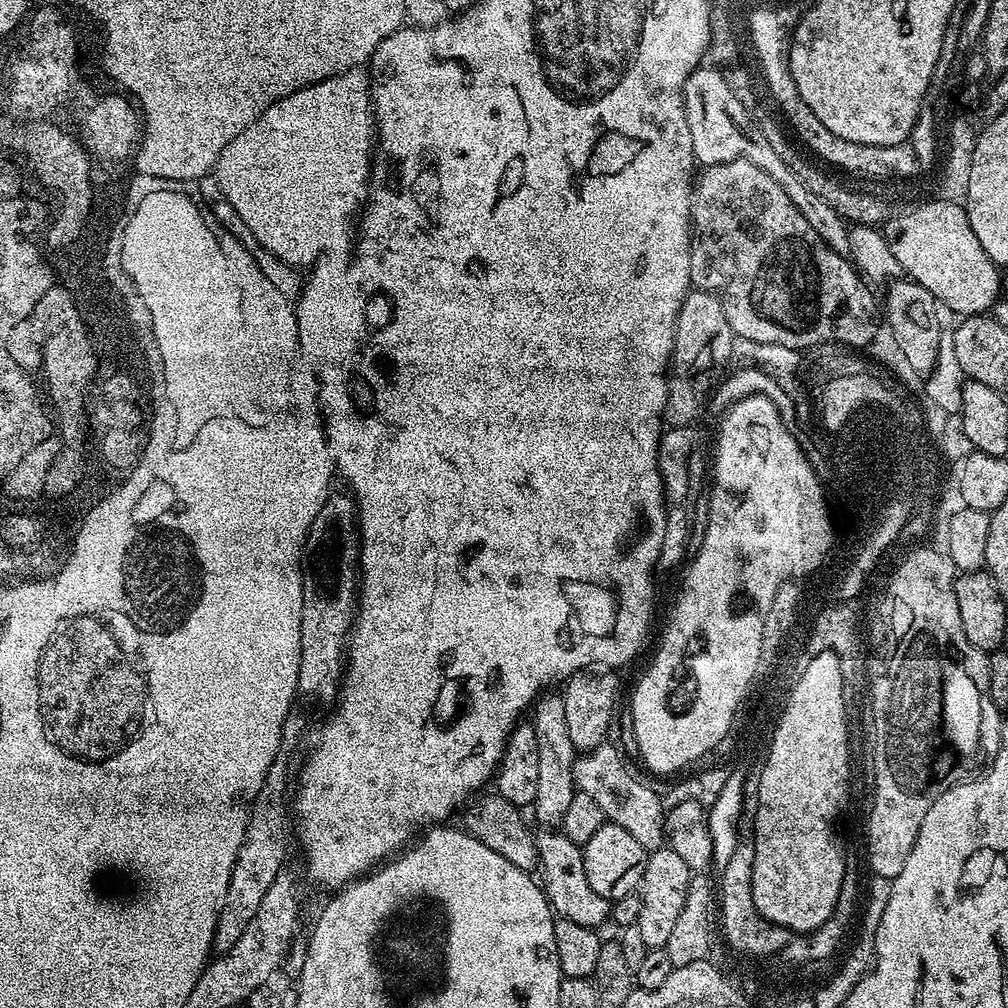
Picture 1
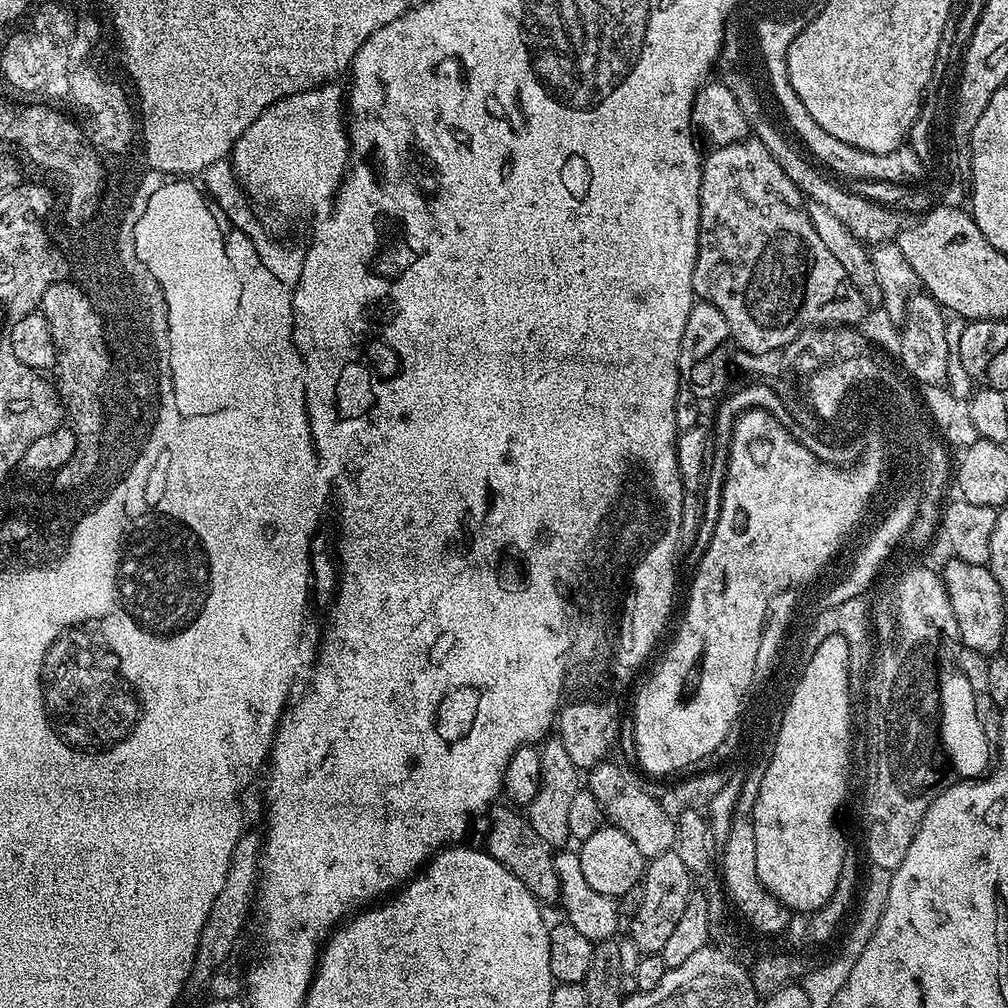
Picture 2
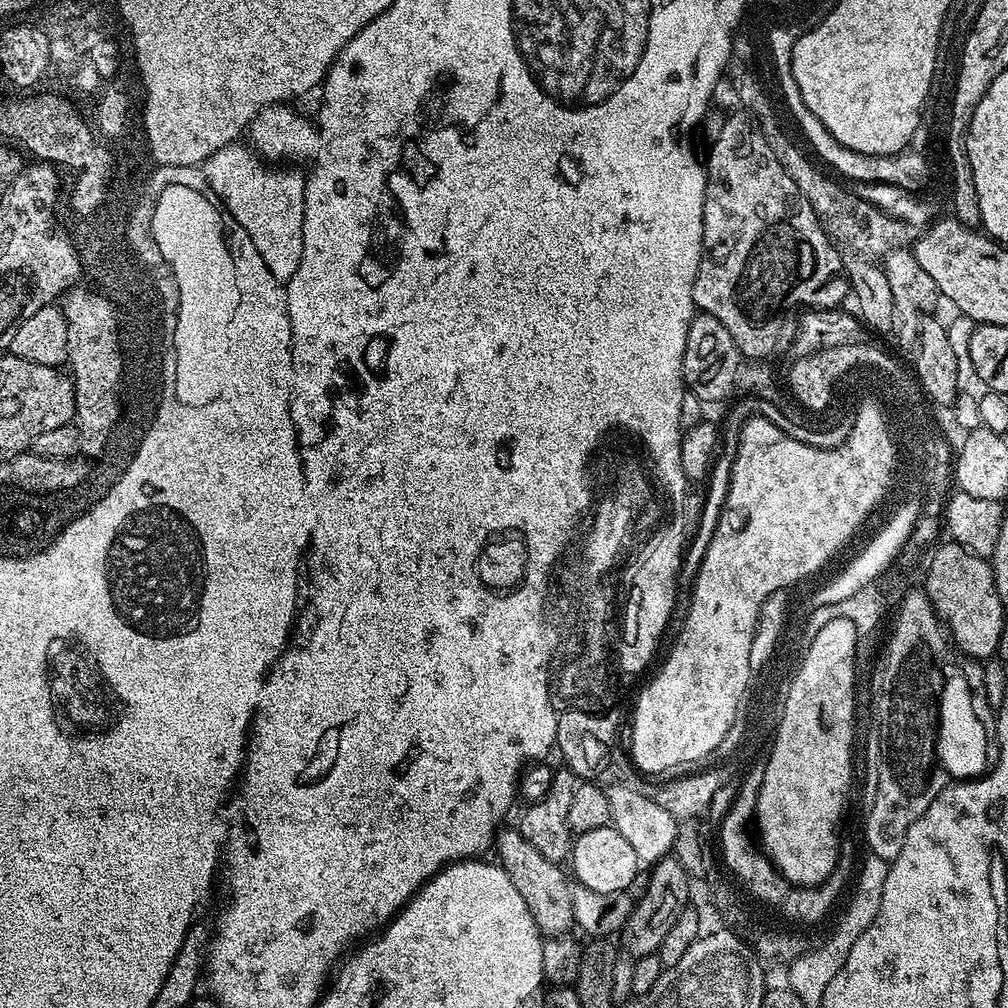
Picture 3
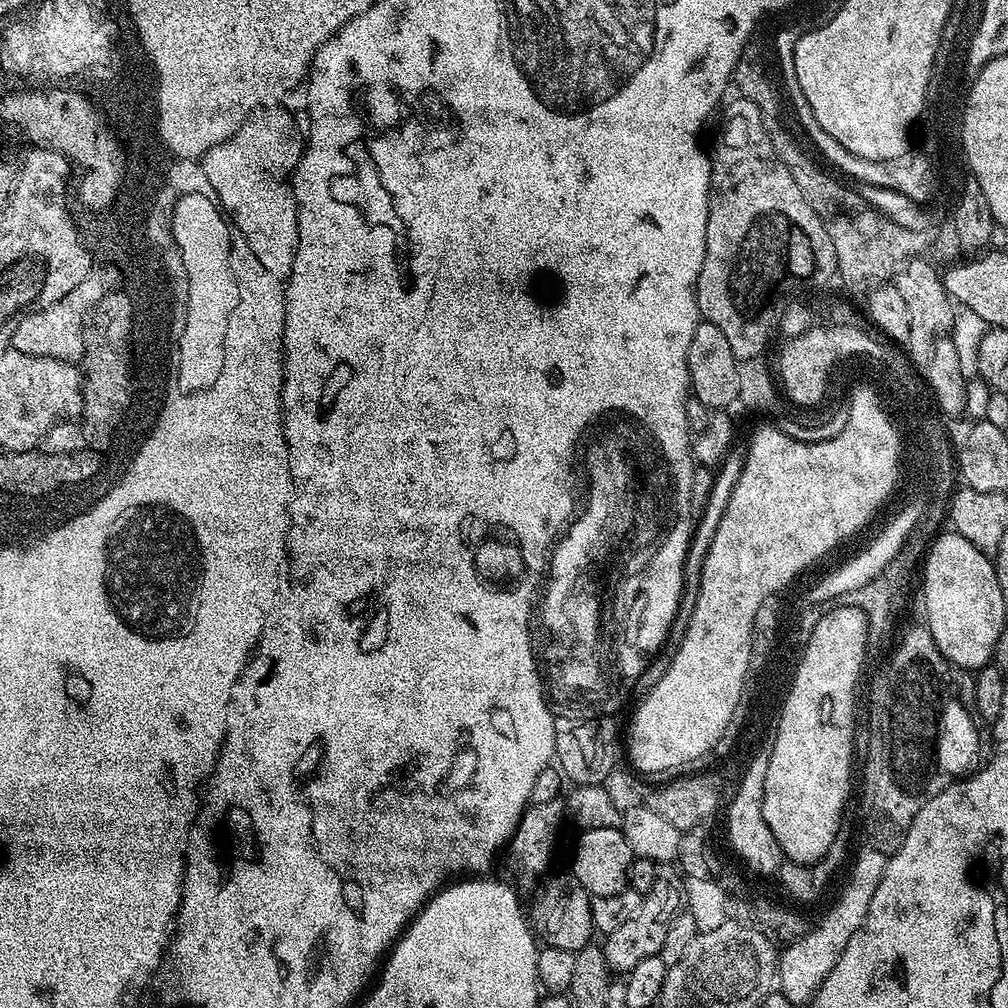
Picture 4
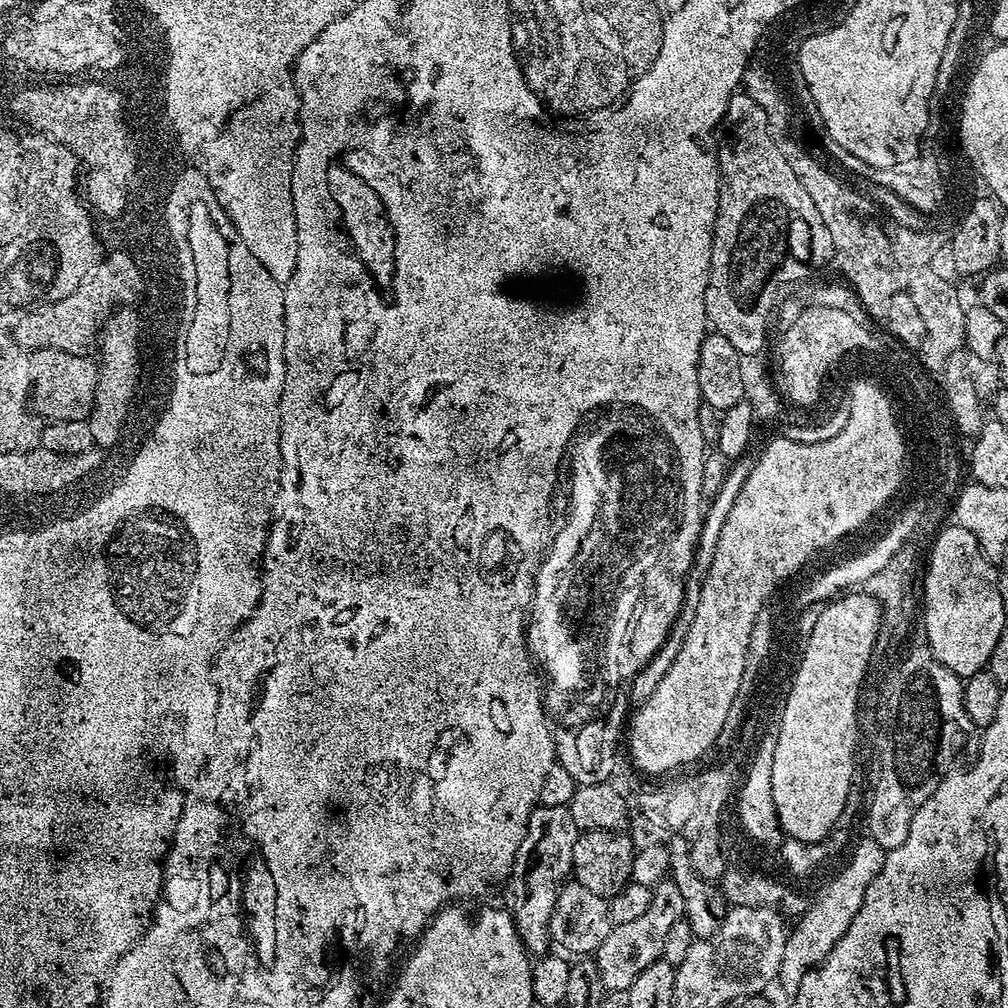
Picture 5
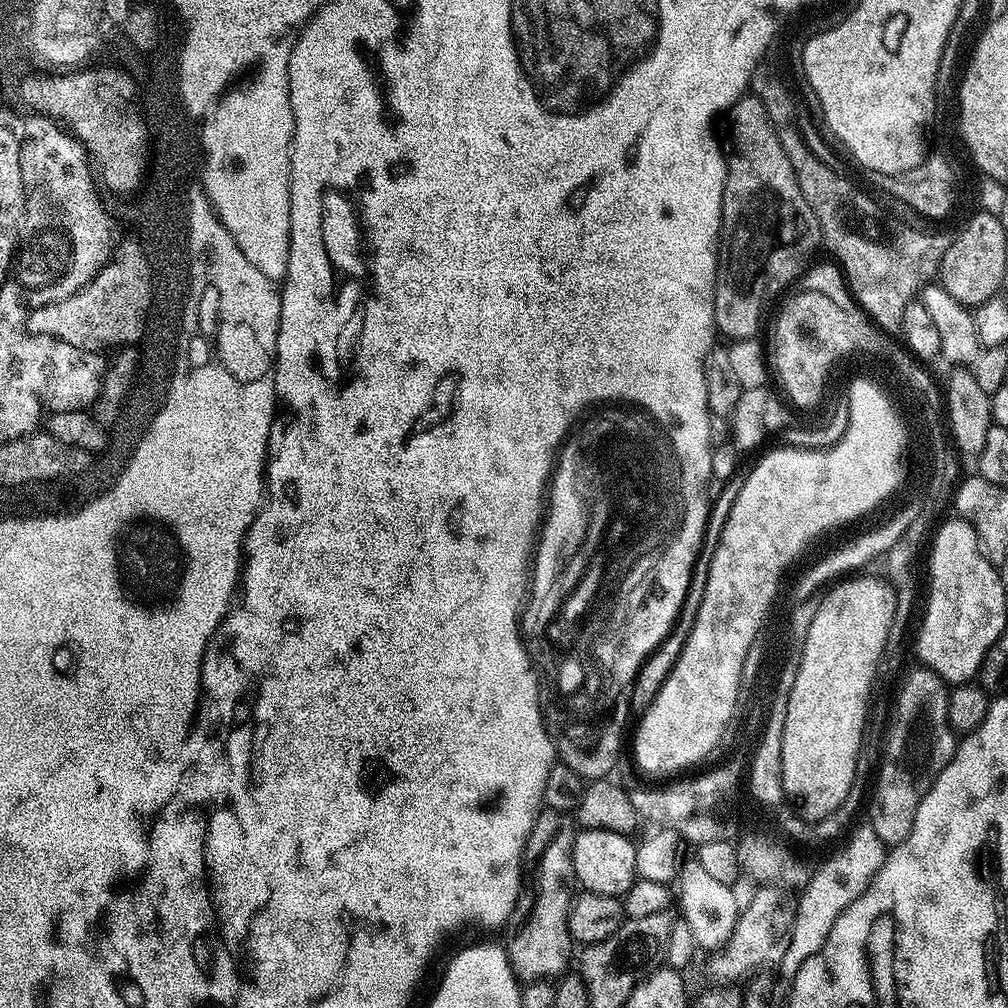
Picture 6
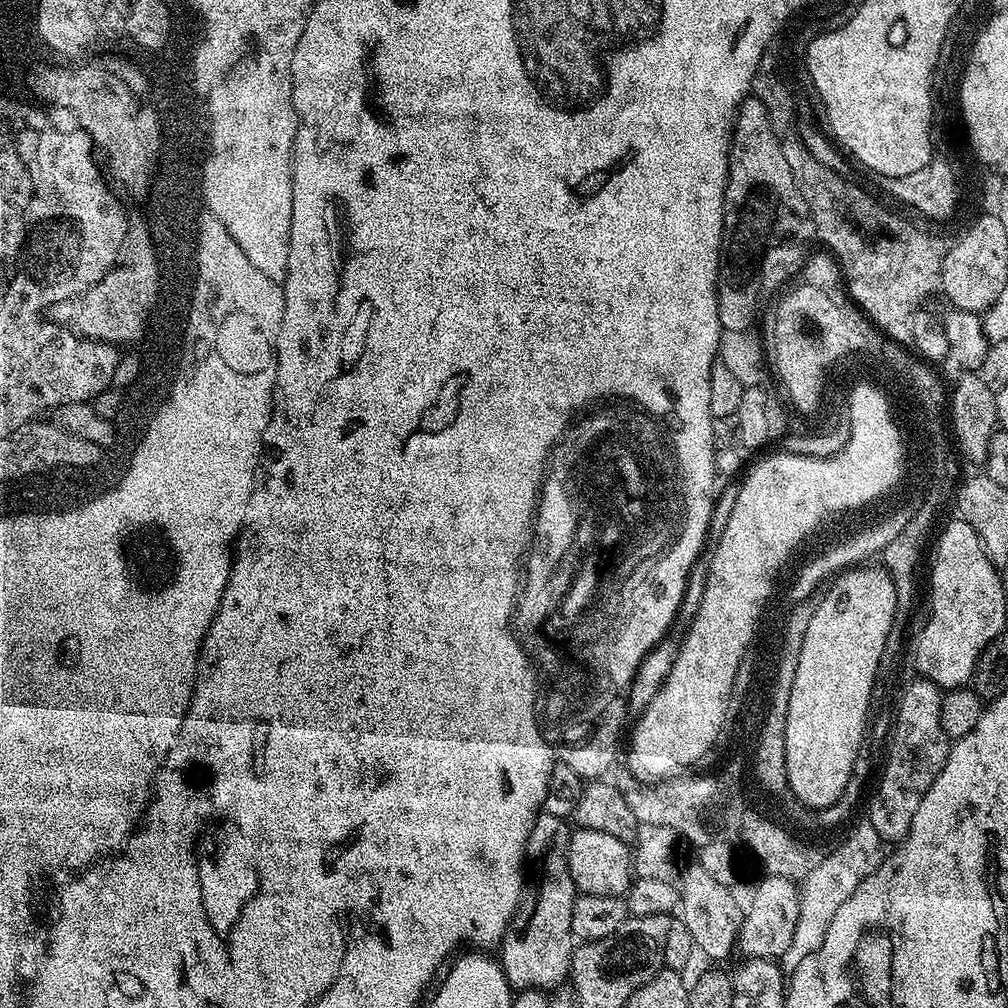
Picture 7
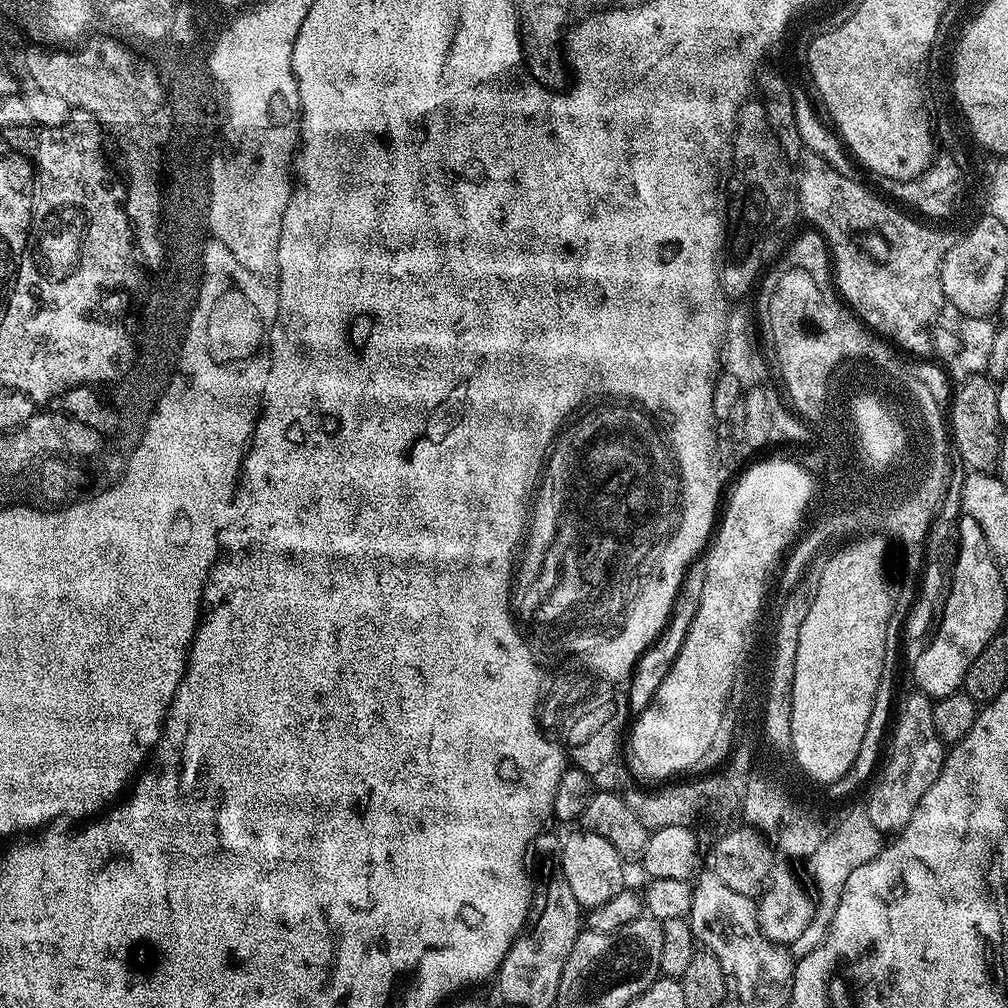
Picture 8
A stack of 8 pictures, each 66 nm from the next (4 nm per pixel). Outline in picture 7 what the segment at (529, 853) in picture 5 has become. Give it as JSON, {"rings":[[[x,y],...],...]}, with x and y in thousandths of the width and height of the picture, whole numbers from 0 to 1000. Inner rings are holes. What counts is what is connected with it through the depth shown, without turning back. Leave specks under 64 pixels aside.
{"rings":[[[537,805],[526,823],[527,844],[540,845],[536,853],[536,870],[518,890],[518,904],[507,910],[494,938],[494,955],[509,981],[535,980],[551,982],[564,971],[567,963],[569,930],[565,911],[573,882],[563,862],[564,814]]]}

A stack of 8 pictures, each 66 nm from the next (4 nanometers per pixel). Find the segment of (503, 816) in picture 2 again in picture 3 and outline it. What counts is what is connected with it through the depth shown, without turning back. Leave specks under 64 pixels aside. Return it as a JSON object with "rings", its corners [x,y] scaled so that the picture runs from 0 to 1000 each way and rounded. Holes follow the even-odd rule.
{"rings":[[[497,820],[492,826],[490,834],[491,852],[494,854],[500,866],[514,879],[514,887],[518,887],[518,895],[522,895],[522,903],[530,911],[534,919],[536,928],[543,931],[545,929],[559,929],[568,924],[569,918],[569,895],[567,894],[568,874],[563,864],[559,865],[556,857],[546,855],[522,831],[516,826],[515,820]]]}

